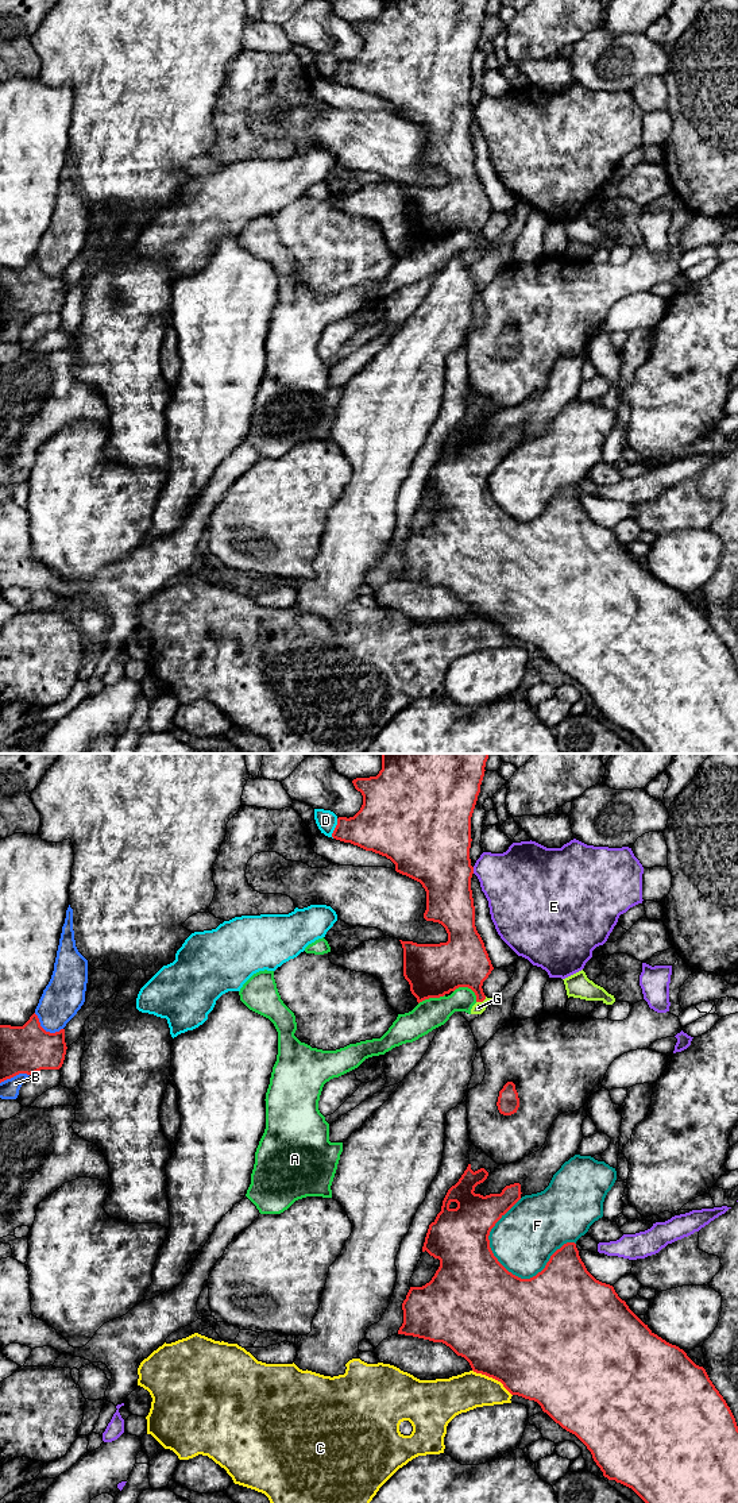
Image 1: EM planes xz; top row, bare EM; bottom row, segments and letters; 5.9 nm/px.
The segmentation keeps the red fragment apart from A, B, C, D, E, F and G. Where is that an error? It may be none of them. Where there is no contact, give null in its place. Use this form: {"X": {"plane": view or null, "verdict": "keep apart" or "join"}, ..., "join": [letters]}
{"A": {"plane": "xz", "verdict": "keep apart"}, "B": {"plane": "xz", "verdict": "keep apart"}, "C": {"plane": "xz", "verdict": "keep apart"}, "D": {"plane": "xz", "verdict": "keep apart"}, "E": {"plane": "xz", "verdict": "keep apart"}, "F": {"plane": "xz", "verdict": "keep apart"}, "G": {"plane": "xz", "verdict": "keep apart"}, "join": []}

